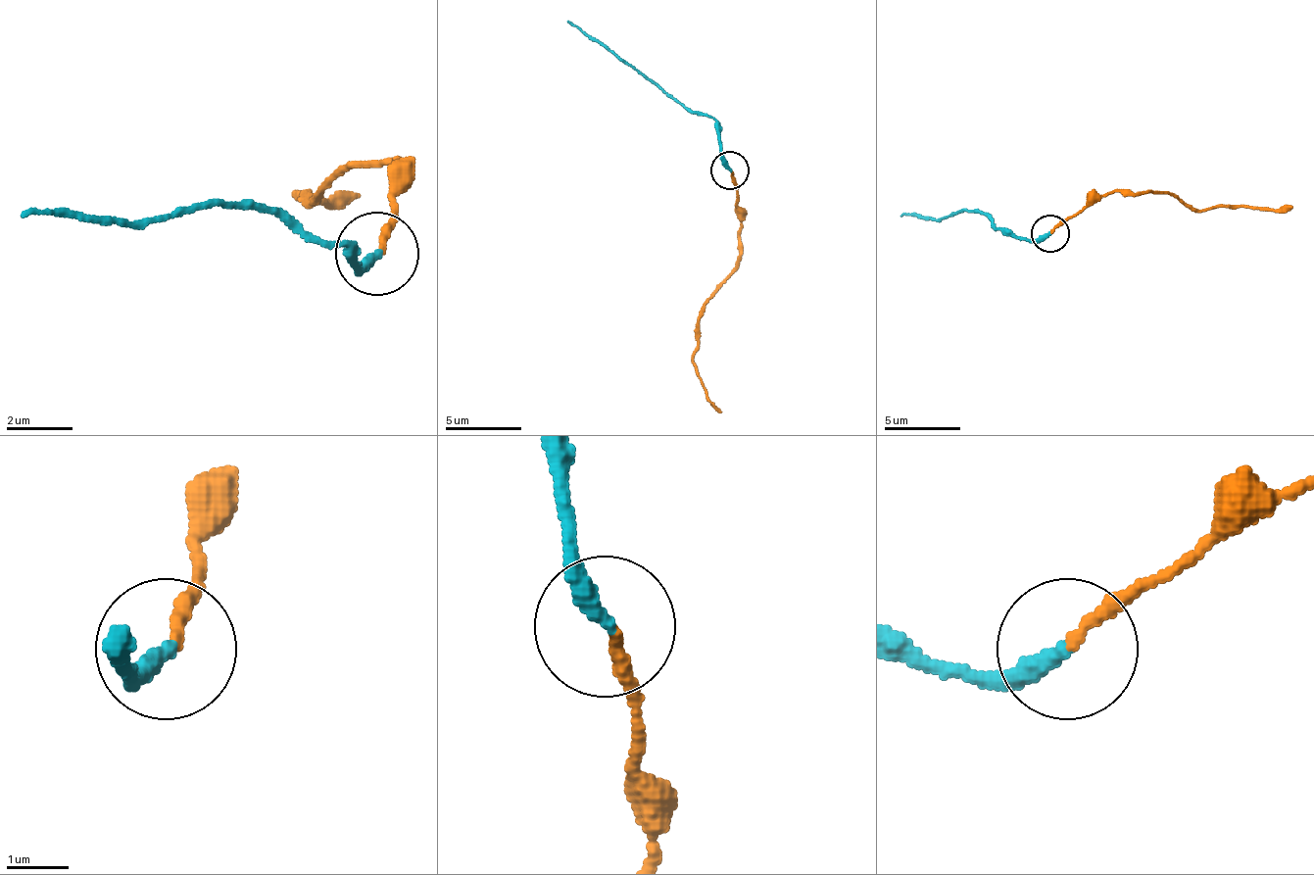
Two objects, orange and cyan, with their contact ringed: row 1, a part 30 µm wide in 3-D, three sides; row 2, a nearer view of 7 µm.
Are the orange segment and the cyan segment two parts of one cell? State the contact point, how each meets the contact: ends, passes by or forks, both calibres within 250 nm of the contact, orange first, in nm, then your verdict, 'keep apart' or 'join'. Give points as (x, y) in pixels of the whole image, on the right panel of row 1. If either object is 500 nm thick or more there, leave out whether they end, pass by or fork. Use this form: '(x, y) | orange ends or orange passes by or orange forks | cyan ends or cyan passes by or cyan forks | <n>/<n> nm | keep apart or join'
(1050, 233) | orange ends | cyan ends | 190/300 nm | keep apart

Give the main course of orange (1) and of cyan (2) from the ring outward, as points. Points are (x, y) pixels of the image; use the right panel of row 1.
1: (1049, 232), (1114, 190), (1167, 190), (1194, 210), (1236, 206), (1274, 210), (1292, 206)
2: (1049, 232), (1034, 240), (1003, 236), (981, 214), (965, 210), (947, 217), (900, 217)

